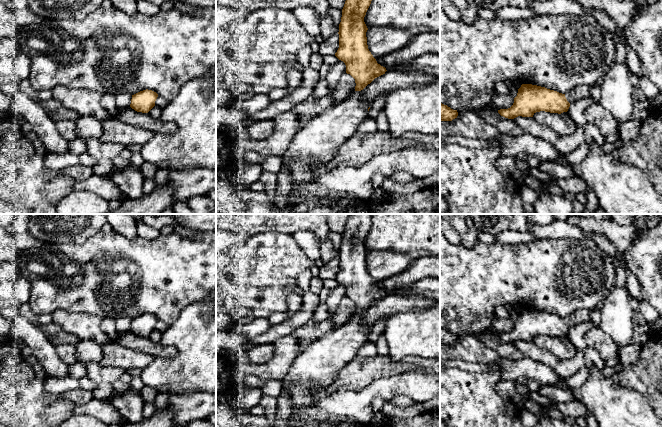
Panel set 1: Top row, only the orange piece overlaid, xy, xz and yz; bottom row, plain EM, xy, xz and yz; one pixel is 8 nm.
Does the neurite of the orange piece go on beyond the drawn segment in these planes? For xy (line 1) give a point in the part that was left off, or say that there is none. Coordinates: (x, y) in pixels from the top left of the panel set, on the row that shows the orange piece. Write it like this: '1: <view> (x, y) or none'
1: none

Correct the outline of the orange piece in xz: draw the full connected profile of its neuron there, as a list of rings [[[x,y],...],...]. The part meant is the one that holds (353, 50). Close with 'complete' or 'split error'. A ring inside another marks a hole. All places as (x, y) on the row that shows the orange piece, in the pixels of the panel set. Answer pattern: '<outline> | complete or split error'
[[[346,0],[339,24],[339,48],[335,56],[346,65],[346,73],[355,79],[355,91],[363,90],[375,78],[385,74],[385,67],[377,63],[368,49],[366,32],[368,30],[364,17],[372,0]]] | complete

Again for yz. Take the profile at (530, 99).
[[[522,84],[508,109],[500,109],[498,113],[508,119],[518,116],[533,117],[536,112],[545,111],[561,114],[567,112],[570,104],[590,97],[588,85],[576,86],[566,94],[545,87]]] | split error

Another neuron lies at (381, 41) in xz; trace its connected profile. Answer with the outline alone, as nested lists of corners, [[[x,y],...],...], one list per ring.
[[[391,27],[368,28],[368,49],[375,59],[406,47],[415,35],[405,29]]]

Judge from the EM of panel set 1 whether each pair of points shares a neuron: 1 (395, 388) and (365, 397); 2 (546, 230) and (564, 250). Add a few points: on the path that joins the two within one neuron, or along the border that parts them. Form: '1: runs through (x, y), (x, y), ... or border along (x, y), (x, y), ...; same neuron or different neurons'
1: runs through (388, 388), (372, 390); same neuron
2: border along (538, 238), (578, 239); different neurons

